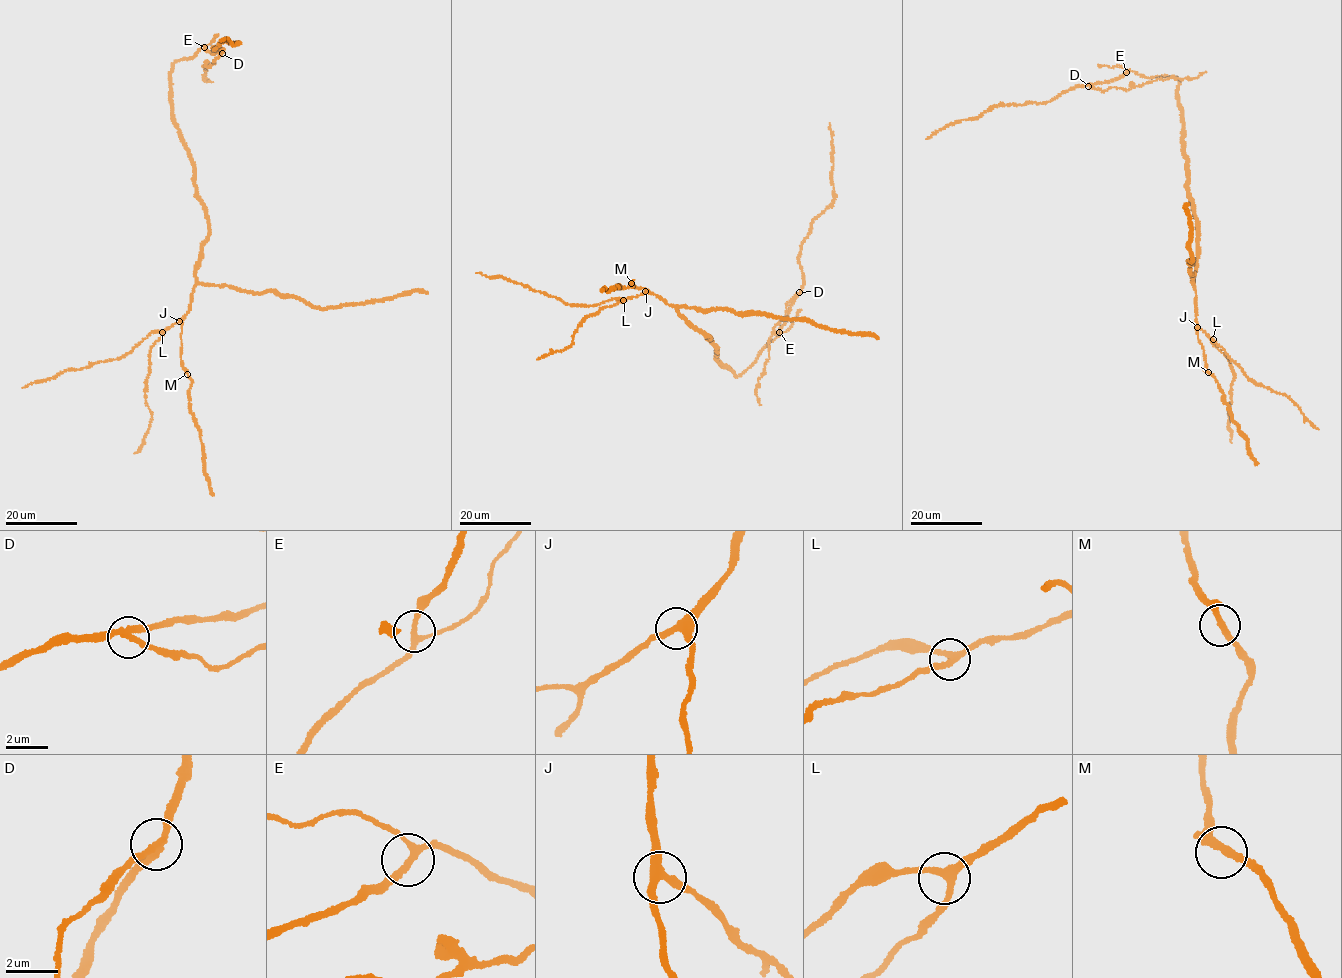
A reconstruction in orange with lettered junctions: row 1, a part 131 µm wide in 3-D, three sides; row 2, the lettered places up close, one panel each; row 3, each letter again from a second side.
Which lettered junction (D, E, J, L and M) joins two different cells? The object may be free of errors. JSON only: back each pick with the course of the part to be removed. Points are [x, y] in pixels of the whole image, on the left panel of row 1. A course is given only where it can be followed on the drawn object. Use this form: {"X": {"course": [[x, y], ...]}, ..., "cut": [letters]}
{"D": {"course": [[222, 53], [207, 67], [203, 66], [207, 68], [204, 79], [213, 82]]}, "cut": ["D"]}

